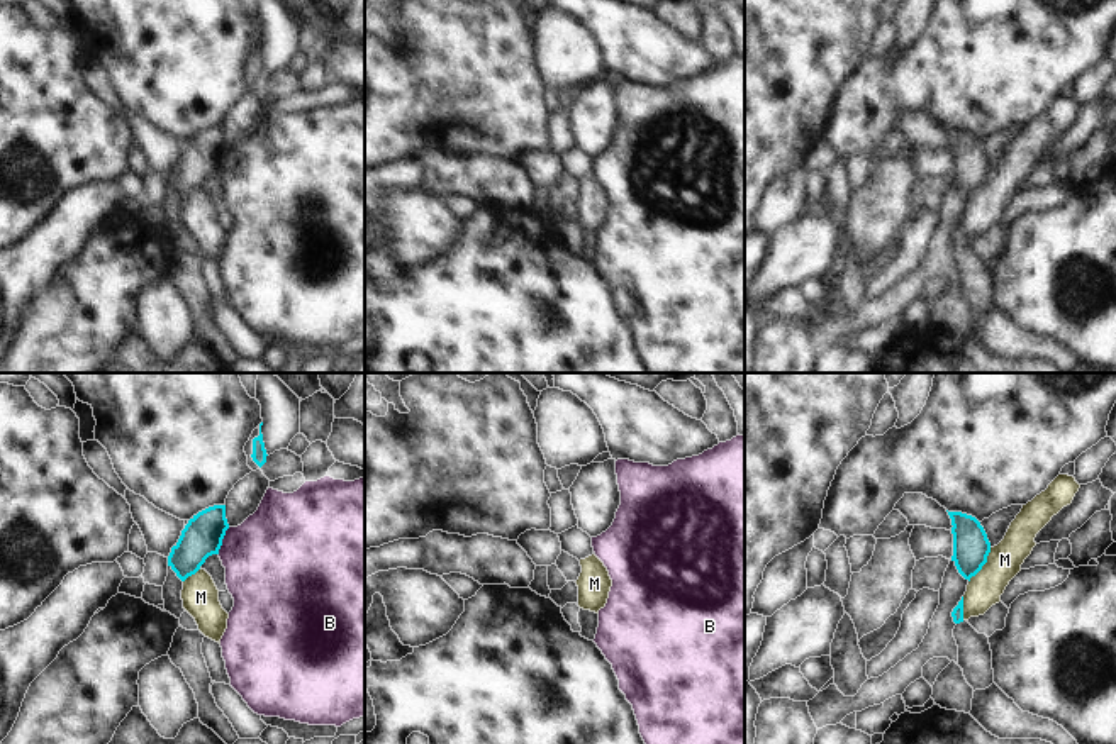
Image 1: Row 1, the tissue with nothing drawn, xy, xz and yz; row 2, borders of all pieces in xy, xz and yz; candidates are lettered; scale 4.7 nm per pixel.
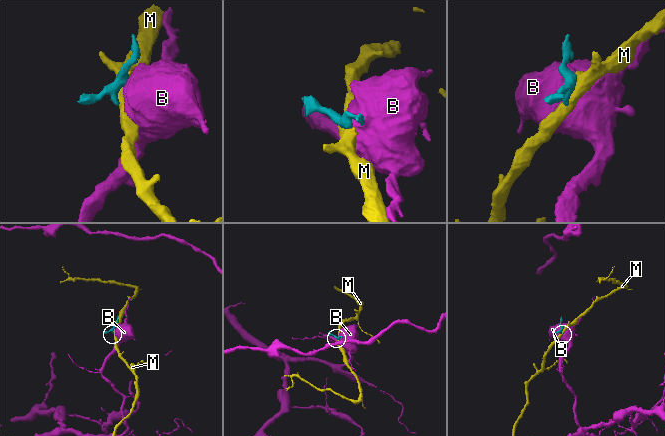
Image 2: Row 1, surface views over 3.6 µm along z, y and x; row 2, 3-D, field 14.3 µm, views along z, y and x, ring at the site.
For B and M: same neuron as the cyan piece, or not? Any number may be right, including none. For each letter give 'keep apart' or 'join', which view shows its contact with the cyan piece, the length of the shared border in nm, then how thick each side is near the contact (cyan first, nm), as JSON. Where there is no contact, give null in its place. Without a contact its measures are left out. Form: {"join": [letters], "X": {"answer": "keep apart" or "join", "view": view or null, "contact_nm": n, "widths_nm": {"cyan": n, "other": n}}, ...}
{"join": [], "B": {"answer": "keep apart", "view": "xy", "contact_nm": 140, "widths_nm": {"cyan": 190, "other": 440}}, "M": {"answer": "keep apart", "view": "yz", "contact_nm": 200, "widths_nm": {"cyan": 180, "other": 160}}}

